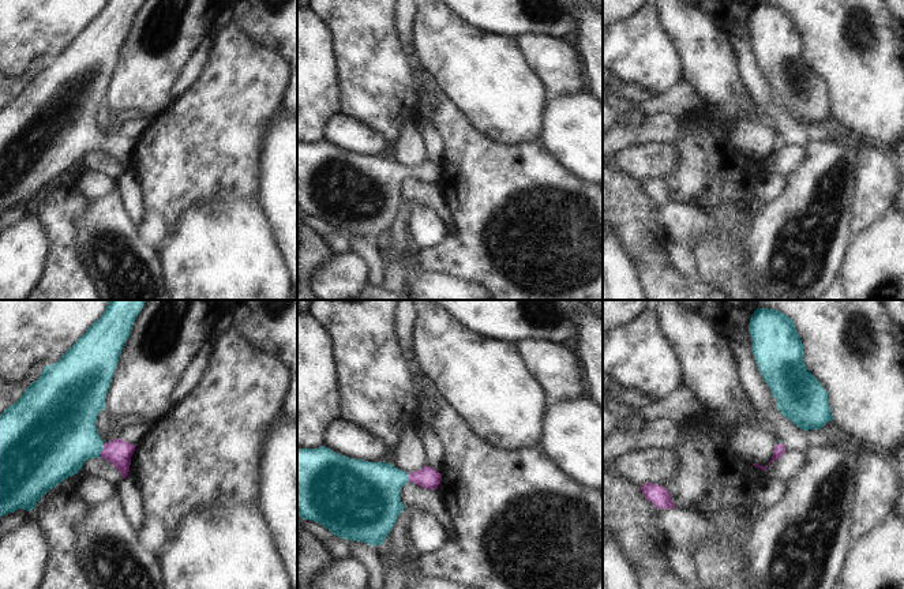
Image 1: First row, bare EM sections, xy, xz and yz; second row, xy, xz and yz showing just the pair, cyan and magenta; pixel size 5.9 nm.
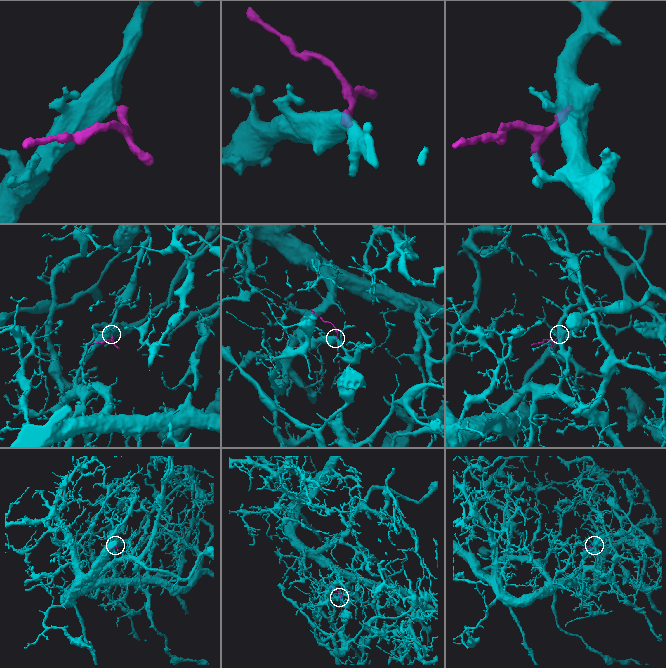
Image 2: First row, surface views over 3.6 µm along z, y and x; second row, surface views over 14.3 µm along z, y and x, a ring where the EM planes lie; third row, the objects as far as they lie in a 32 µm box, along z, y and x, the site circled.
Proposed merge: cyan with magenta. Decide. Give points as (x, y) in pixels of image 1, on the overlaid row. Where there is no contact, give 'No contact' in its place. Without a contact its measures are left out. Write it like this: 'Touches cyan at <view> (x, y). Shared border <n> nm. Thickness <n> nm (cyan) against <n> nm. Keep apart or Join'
Touches cyan at xy (101, 450). Shared border 70 nm. Thickness 420 nm (cyan) against 150 nm. Join.

